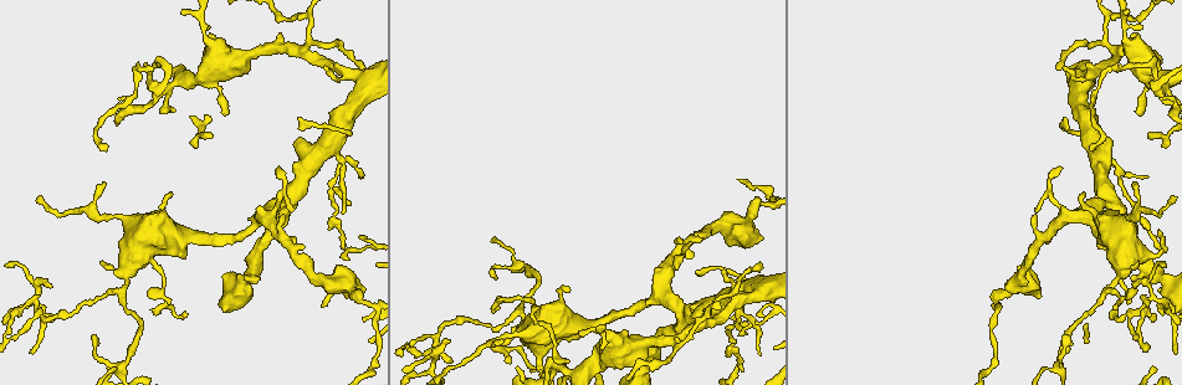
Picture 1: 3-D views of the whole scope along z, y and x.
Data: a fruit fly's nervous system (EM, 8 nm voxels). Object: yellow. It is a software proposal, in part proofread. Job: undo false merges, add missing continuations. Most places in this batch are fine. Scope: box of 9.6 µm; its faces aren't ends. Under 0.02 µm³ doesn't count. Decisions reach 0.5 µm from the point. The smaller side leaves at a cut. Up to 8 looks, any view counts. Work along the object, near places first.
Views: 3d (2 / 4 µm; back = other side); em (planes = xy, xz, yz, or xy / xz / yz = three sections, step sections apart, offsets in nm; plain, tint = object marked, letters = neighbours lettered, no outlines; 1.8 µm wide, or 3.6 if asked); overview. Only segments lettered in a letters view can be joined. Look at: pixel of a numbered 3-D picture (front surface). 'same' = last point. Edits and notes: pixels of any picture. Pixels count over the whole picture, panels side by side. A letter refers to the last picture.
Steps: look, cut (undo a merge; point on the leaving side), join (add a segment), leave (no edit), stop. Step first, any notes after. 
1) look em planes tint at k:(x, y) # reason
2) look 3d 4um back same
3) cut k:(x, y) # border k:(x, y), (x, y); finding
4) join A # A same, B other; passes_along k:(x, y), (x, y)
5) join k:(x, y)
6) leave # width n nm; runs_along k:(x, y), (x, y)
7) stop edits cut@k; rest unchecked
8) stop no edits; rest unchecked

look 3d 4um at 1:(568, 374) # thin neck

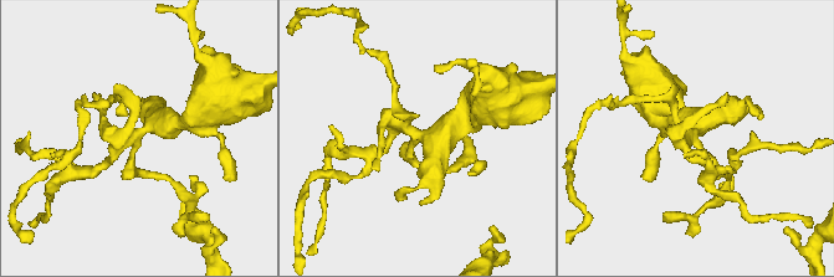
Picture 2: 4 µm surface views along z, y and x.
look em xy step 16 tint at 2:(141, 132)

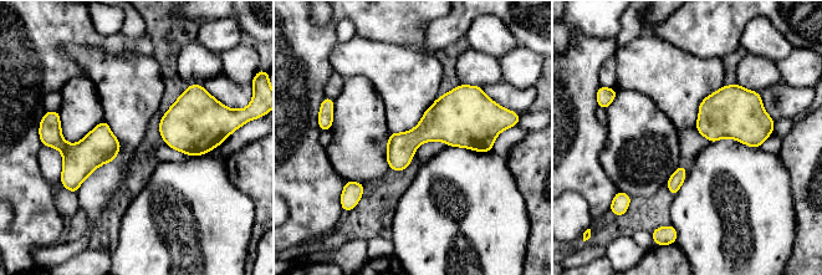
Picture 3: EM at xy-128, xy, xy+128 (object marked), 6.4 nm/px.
look em planes letters same # cut it another way

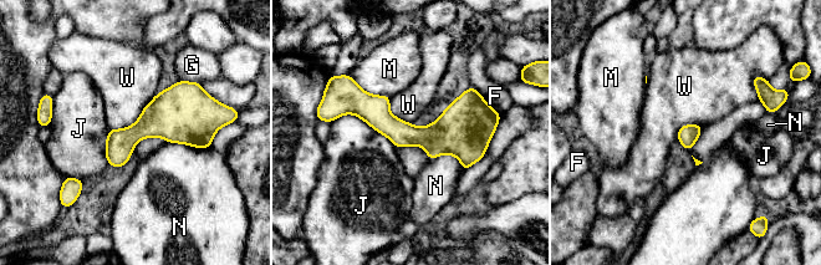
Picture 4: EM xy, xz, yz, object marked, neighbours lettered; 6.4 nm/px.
leave # longest_contact J 460 nm; F other, G other, J other, M other, N other, W other; border 4:(157, 92), (133, 123), (110, 130); one neuron here

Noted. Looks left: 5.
look em yz step 4 tint at 1:(1165, 300) # sharp bend

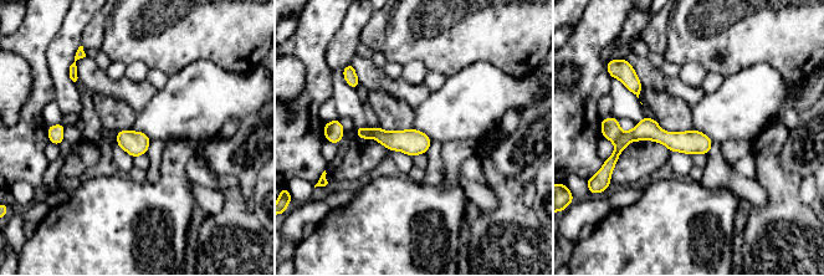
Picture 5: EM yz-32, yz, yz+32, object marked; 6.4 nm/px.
look em yz step 4 letters same # see the neighbours

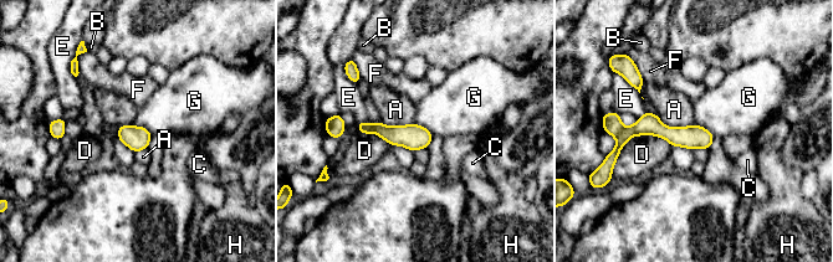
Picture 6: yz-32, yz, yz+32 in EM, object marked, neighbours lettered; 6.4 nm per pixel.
leave # longest_contact D 400 nm; A other, B other, C other, D other, E other, F other, G other, H other; continuous, no second neuron

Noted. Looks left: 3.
look 3d 2um back at 1:(677, 268) # branch stops here

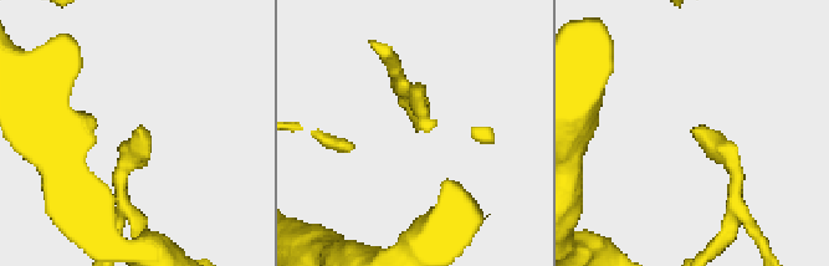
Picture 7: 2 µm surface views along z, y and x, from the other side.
look em planes tint at 7:(417, 128) # need the tissue

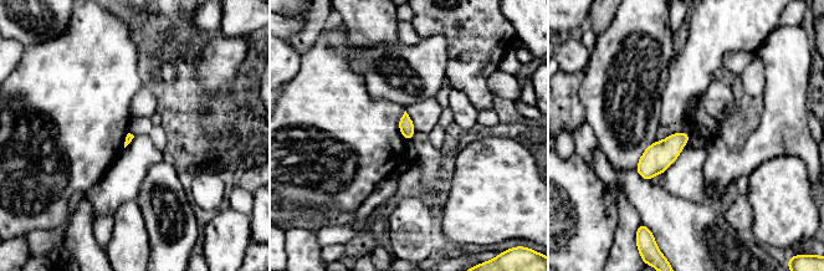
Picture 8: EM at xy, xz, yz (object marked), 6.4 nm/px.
look em planes letters same

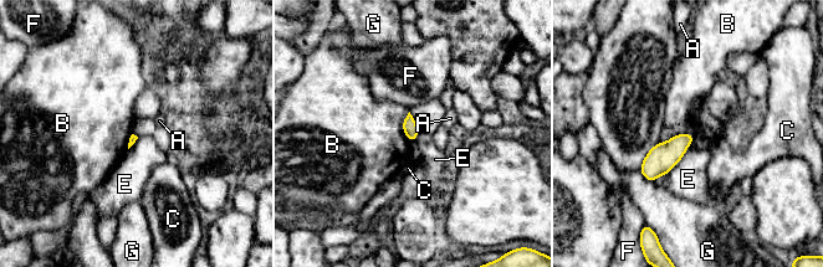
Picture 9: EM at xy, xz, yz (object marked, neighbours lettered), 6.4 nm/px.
leave # A other, B other, C other, E other, F other, G other; border 9:(694, 139), (683, 157), (665, 174); no lettered segment goes on from it

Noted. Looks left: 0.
stop no edits; rest unchecked

